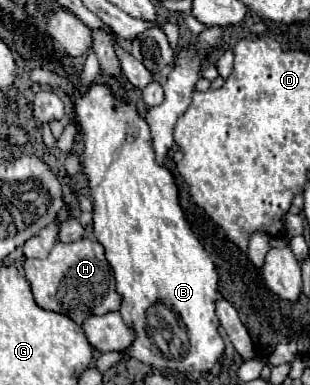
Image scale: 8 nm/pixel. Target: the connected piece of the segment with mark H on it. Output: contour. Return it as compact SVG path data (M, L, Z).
M87 237L73 243L57 243L45 259L25 259L23 269L37 305L63 313L79 325L91 315L119 311L121 307L123 297L115 291L115 279L105 251L97 241Z

